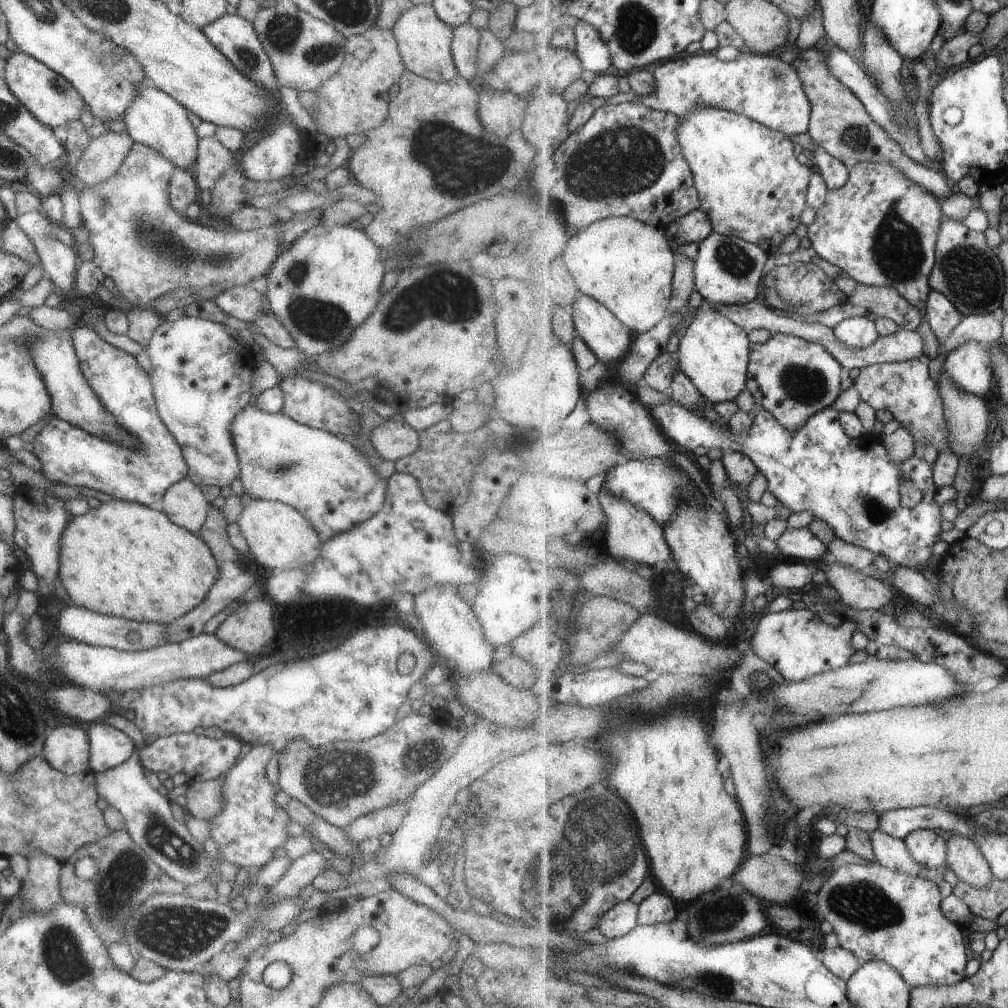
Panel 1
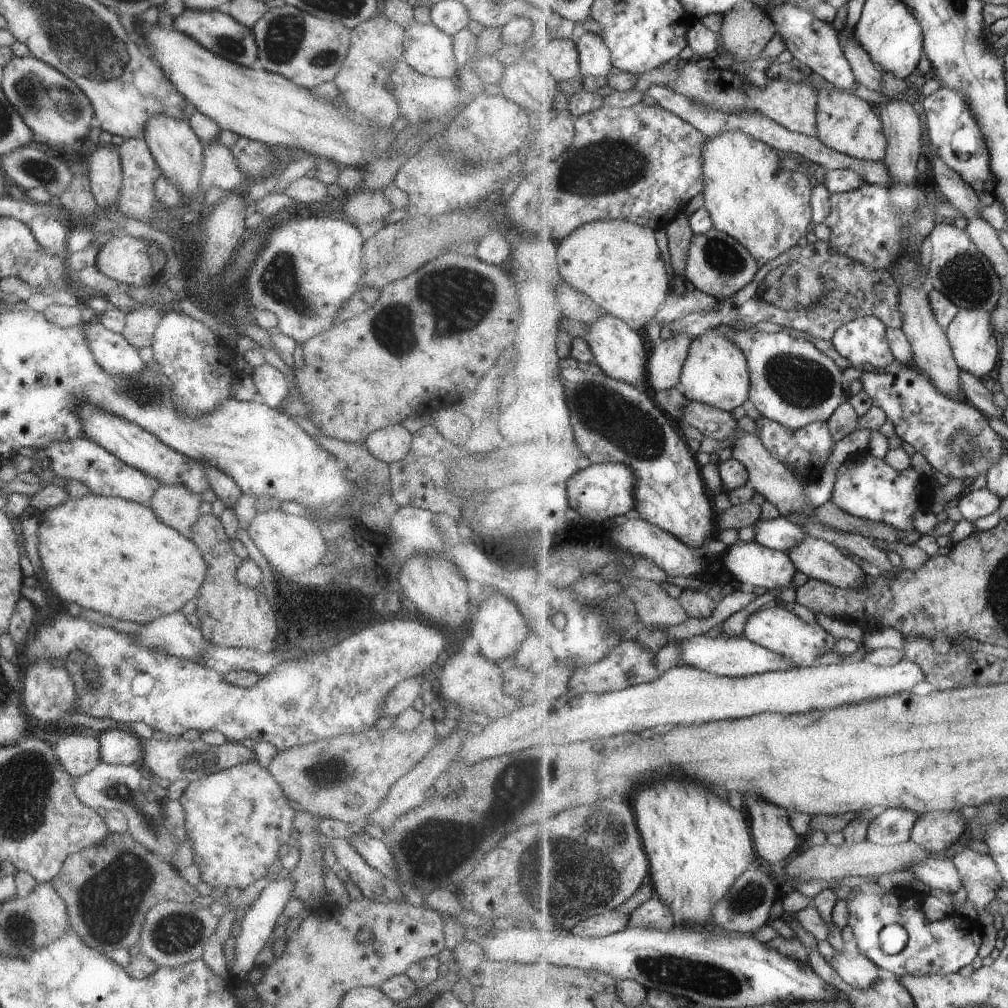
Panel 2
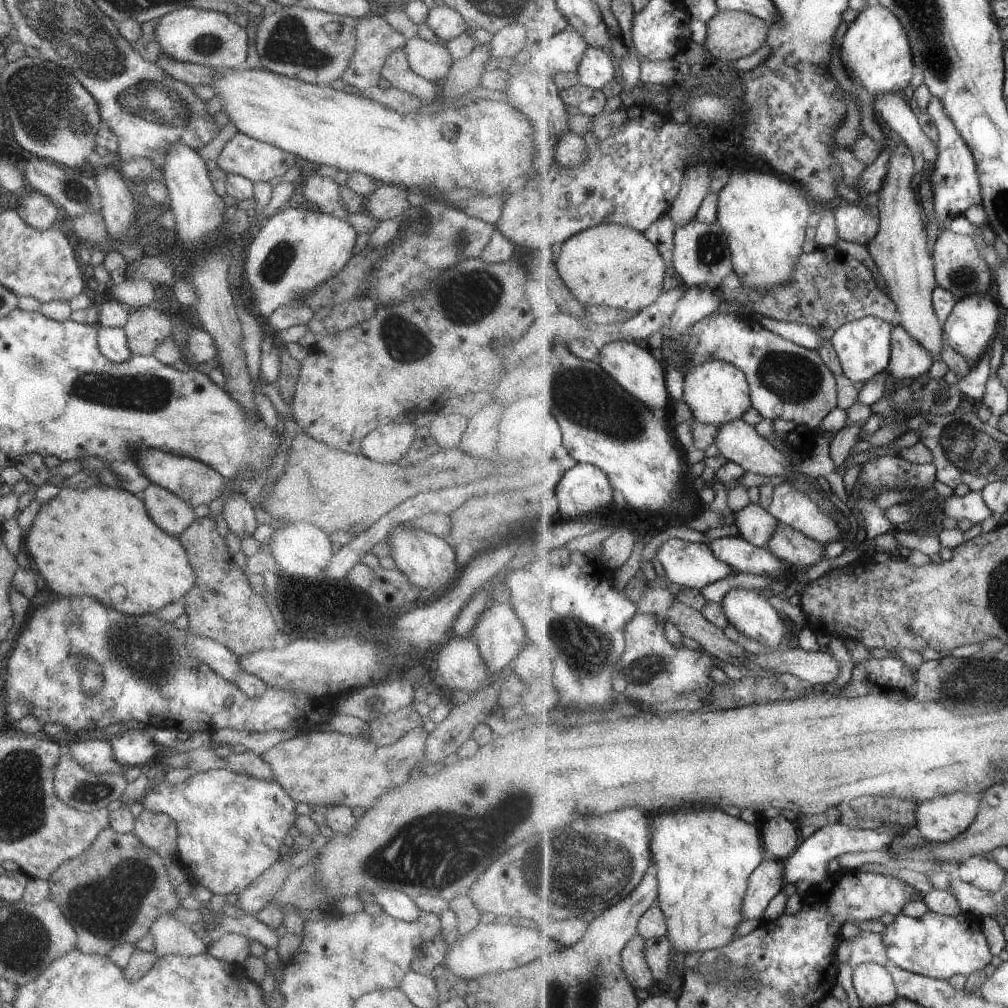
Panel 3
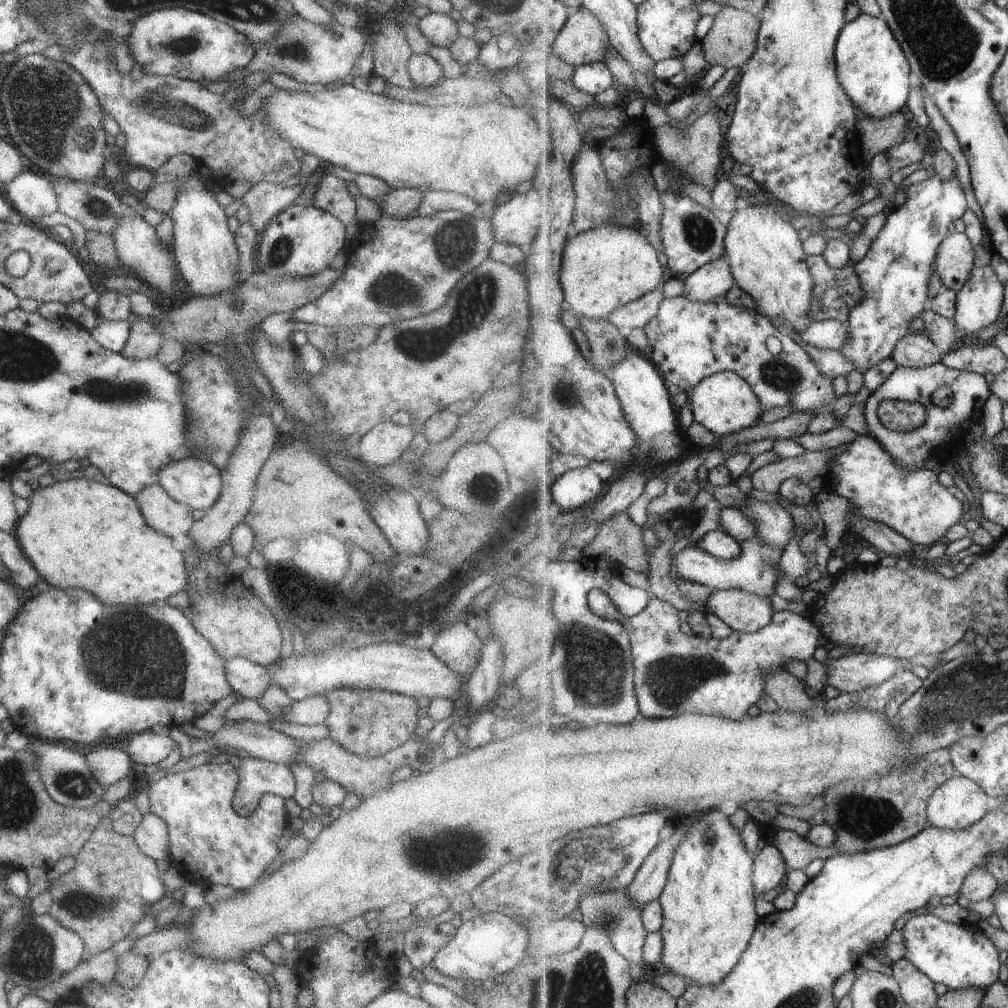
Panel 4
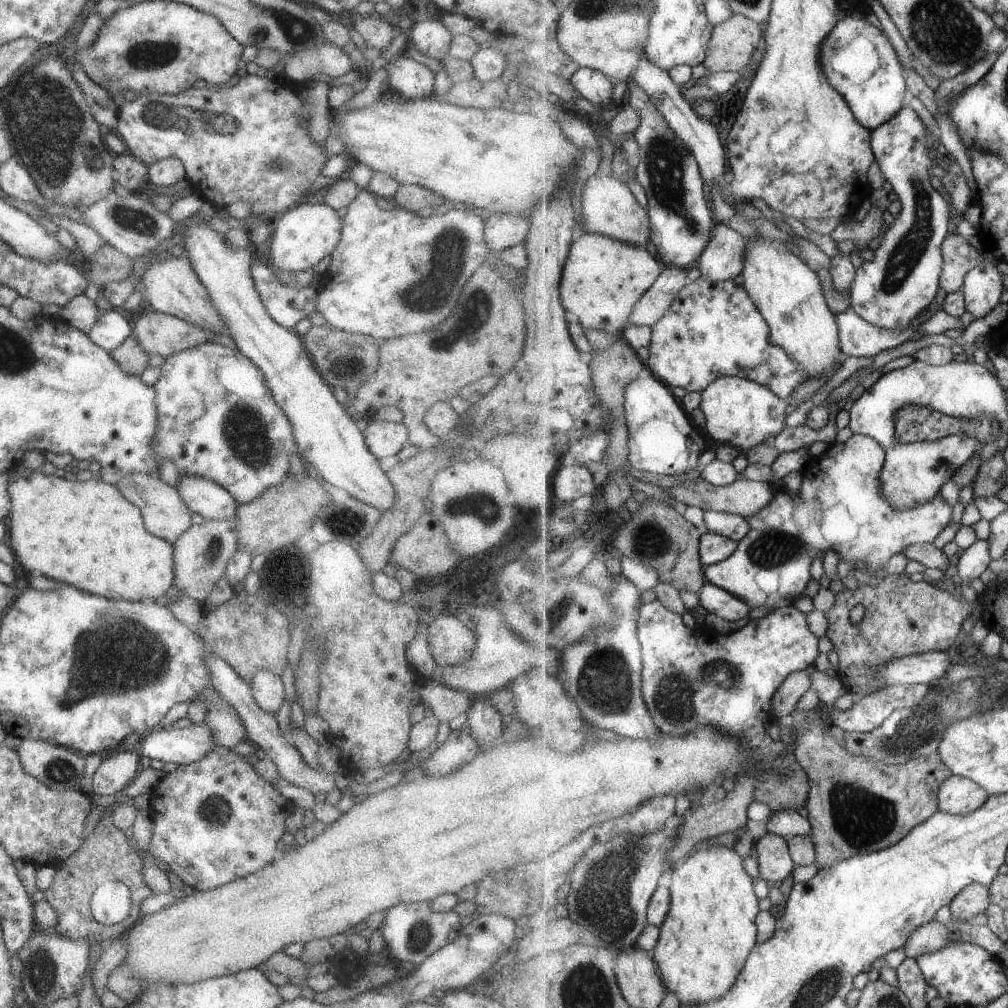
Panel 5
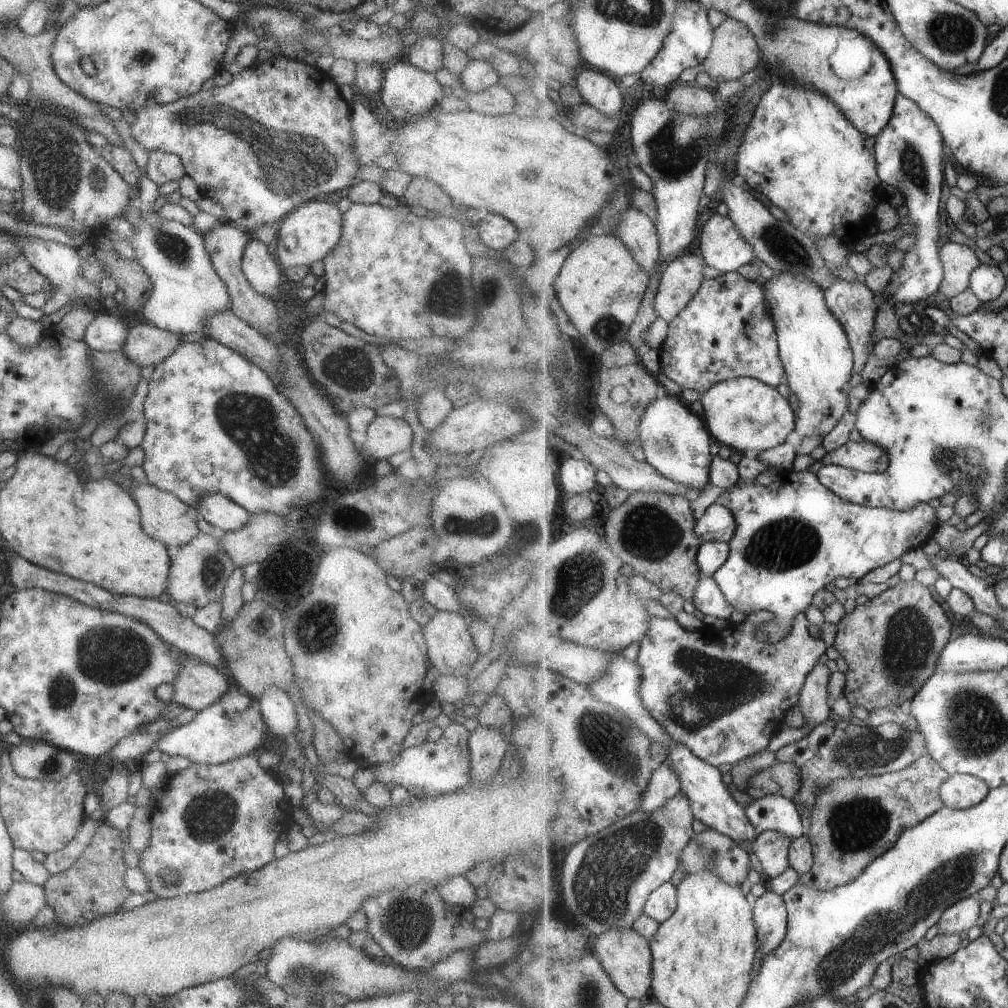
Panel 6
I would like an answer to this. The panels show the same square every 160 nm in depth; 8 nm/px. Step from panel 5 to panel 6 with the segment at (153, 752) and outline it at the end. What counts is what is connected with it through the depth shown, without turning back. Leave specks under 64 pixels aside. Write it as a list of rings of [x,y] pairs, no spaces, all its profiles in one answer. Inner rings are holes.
[[[227,678],[224,693],[221,693],[216,701],[196,711],[190,721],[163,733],[152,750],[159,750],[164,759],[170,756],[183,756],[191,763],[216,765],[244,757],[247,753],[261,752],[261,744],[266,734],[265,721],[256,699]]]

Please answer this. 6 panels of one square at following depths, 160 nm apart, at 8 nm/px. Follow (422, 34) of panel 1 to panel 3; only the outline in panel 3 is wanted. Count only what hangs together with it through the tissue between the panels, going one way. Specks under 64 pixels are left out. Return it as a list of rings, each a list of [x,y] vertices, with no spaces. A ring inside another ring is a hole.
[[[415,36],[408,38],[402,47],[409,68],[417,76],[434,84],[441,83],[453,61],[443,42],[432,43]]]

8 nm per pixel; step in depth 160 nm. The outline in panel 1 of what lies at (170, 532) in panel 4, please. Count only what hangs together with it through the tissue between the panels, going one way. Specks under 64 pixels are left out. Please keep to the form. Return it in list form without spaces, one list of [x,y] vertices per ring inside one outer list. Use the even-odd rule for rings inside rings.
[[[187,476],[174,482],[162,494],[162,512],[169,522],[196,533],[203,524],[210,503]]]

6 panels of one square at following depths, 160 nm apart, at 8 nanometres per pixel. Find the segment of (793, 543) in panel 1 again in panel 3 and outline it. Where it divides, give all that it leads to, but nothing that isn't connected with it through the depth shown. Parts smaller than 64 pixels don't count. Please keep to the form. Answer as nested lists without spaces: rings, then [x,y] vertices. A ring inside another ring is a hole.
[[[751,503],[735,514],[733,524],[739,535],[758,547],[766,546],[779,524],[777,518],[759,503]]]

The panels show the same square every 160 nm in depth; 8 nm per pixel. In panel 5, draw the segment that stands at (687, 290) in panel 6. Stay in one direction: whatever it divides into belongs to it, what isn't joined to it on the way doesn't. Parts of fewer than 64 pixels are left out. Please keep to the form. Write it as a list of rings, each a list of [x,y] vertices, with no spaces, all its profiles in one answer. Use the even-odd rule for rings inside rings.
[[[665,267],[652,288],[641,297],[632,312],[632,324],[652,327],[657,324],[671,308],[678,294],[687,286],[688,269]]]

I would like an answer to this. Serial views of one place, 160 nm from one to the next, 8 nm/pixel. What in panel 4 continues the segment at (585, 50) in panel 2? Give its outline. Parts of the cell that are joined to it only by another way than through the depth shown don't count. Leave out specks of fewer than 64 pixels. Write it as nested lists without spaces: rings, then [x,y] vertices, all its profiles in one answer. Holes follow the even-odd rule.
[[[603,63],[576,67],[567,74],[579,90],[591,96],[597,96],[615,84],[612,70]]]

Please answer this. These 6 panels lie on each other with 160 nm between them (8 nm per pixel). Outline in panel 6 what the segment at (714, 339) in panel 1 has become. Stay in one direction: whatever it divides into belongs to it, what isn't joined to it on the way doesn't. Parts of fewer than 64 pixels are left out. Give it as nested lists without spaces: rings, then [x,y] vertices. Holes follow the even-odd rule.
[[[751,377],[720,382],[702,394],[704,422],[713,439],[722,448],[731,448],[745,456],[763,453],[781,446],[796,430],[796,410],[777,388]]]

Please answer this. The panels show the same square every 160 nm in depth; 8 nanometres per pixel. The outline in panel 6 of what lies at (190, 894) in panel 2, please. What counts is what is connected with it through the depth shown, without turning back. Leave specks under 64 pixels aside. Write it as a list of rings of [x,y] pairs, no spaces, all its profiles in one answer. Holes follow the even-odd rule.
[[[102,820],[79,858],[69,868],[50,875],[42,884],[46,905],[54,910],[57,923],[62,927],[82,922],[81,916],[87,910],[91,910],[96,917],[121,910],[123,899],[131,893],[123,882],[127,866],[122,857],[124,841],[119,836],[120,831]]]

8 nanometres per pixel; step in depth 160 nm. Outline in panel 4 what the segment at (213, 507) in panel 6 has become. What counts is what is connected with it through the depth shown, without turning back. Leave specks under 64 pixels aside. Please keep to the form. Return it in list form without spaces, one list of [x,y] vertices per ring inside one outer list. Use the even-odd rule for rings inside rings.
[[[191,456],[162,466],[156,483],[175,502],[203,511],[217,500],[222,487],[220,470]]]

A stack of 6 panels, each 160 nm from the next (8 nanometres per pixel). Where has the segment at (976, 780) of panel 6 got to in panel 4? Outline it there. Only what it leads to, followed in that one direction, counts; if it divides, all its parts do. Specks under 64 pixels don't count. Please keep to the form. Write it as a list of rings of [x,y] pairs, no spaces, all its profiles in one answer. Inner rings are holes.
[[[955,775],[936,790],[928,804],[931,825],[959,830],[989,812],[989,795],[973,779]]]

